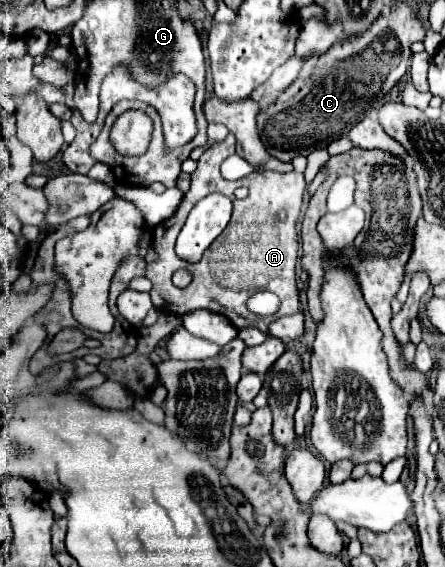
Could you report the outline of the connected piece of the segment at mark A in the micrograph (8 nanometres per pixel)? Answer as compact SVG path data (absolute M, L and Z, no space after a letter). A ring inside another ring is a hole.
M227 134L227 138L215 146L211 146L197 162L197 170L191 174L191 188L183 196L181 206L173 218L161 222L161 226L153 228L153 244L159 252L159 258L147 264L147 278L153 282L151 300L155 308L167 310L173 314L189 314L193 310L211 310L223 314L235 328L257 326L267 334L267 326L287 314L297 312L299 296L297 296L297 278L295 278L295 262L297 262L297 218L301 214L305 180L303 174L297 172L265 172L257 176L247 176L237 182L227 182L219 174L219 164L235 154L235 138ZM205 180L211 180L207 186L247 186L249 196L245 200L233 200L233 216L229 226L221 232L221 236L209 246L197 264L181 264L181 258L175 254L175 238L179 228L183 228L191 206L195 200L205 196ZM285 210L285 218L279 218L279 212ZM187 268L193 272L193 282L187 288L177 288L171 284L171 276L175 270ZM257 292L273 292L279 296L281 306L273 316L259 316L247 308L247 300Z

